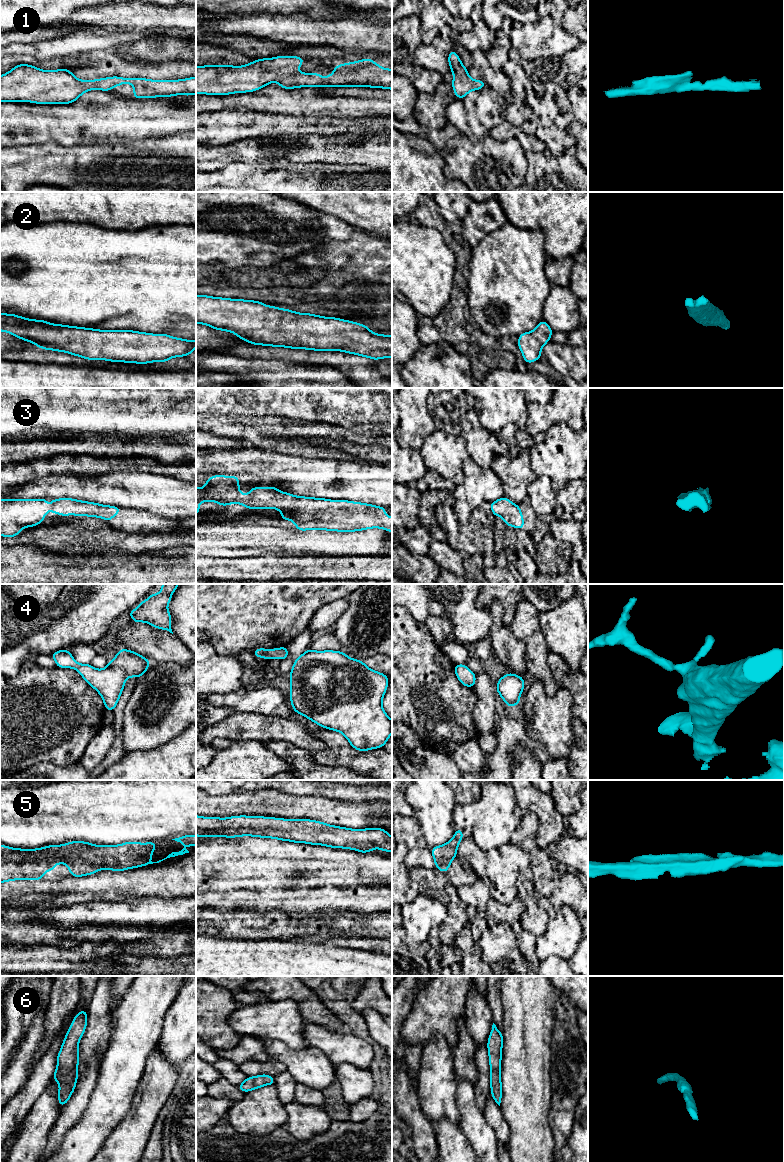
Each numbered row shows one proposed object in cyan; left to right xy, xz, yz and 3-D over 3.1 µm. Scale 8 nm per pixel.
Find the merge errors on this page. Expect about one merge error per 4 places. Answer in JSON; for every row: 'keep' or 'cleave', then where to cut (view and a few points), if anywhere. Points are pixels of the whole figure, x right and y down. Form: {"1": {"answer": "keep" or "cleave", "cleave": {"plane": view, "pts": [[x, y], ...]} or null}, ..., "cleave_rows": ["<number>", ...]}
{"1": {"answer": "keep", "cleave": null}, "2": {"answer": "keep", "cleave": null}, "3": {"answer": "keep", "cleave": null}, "4": {"answer": "keep", "cleave": null}, "5": {"answer": "keep", "cleave": null}, "6": {"answer": "keep", "cleave": null}, "cleave_rows": []}

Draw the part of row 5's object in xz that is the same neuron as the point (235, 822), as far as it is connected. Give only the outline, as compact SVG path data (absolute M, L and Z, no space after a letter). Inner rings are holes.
M196 815L196 836L253 836L295 843L353 849L368 853L375 848L392 852L392 837L386 829L349 829L309 819L282 819L262 816L232 816L227 818Z

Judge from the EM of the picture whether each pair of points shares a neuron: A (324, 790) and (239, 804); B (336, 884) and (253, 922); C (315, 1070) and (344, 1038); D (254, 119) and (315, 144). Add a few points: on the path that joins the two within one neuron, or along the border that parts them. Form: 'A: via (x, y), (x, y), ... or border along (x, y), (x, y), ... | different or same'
A: border along (278, 790), (284, 793), (320, 796) | different
B: border along (258, 911), (283, 910), (304, 914) | different
C: border along (308, 1045), (318, 1048), (333, 1064) | different
D: border along (315, 134), (272, 136) | different

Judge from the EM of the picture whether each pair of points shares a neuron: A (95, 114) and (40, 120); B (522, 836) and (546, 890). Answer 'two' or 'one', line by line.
A: one
B: one

